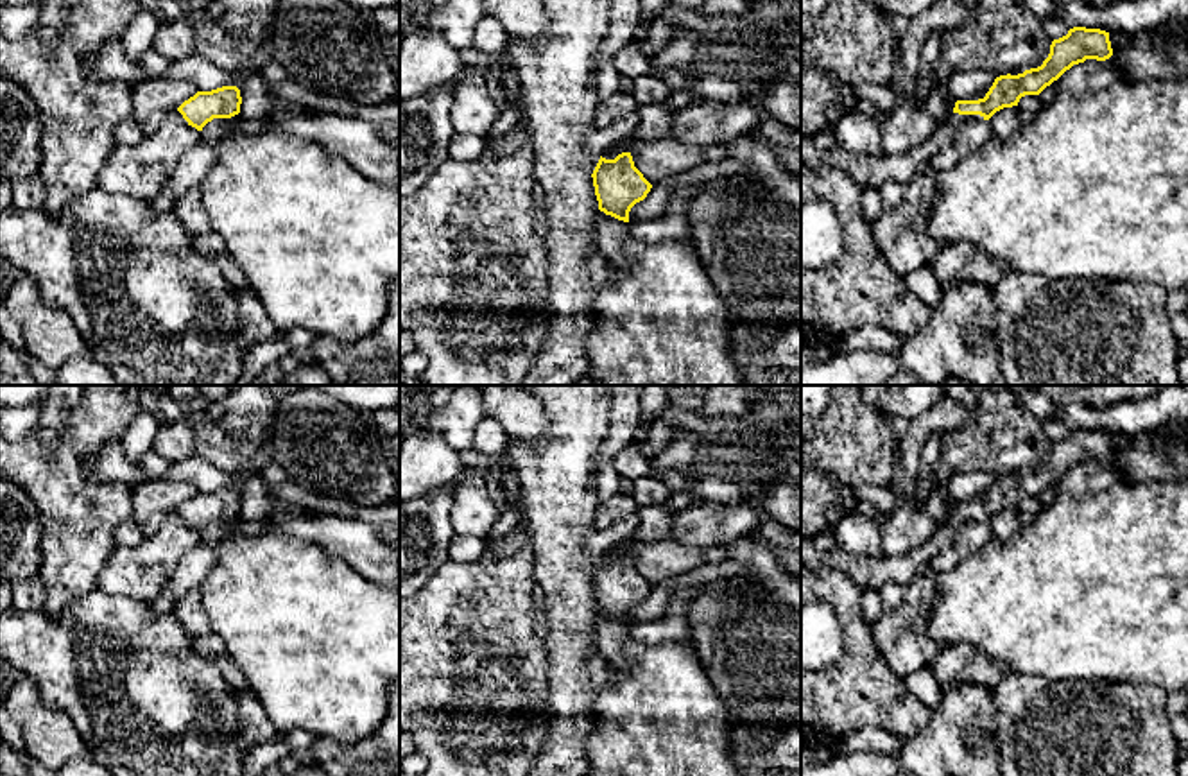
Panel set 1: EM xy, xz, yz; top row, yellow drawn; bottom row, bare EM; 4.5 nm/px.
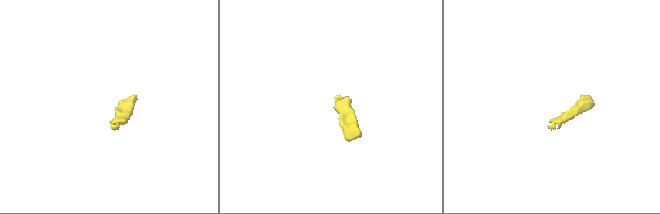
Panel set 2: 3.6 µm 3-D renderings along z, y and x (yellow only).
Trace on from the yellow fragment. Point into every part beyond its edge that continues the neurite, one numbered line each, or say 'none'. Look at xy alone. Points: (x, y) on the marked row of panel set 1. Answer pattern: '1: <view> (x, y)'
none

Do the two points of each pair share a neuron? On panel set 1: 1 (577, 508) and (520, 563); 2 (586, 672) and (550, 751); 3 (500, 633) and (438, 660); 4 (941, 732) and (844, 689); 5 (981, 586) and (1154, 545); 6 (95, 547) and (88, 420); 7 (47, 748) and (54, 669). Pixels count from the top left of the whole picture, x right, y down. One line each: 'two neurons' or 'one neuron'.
1: two neurons
2: one neuron
3: one neuron
4: two neurons
5: one neuron
6: one neuron
7: two neurons

